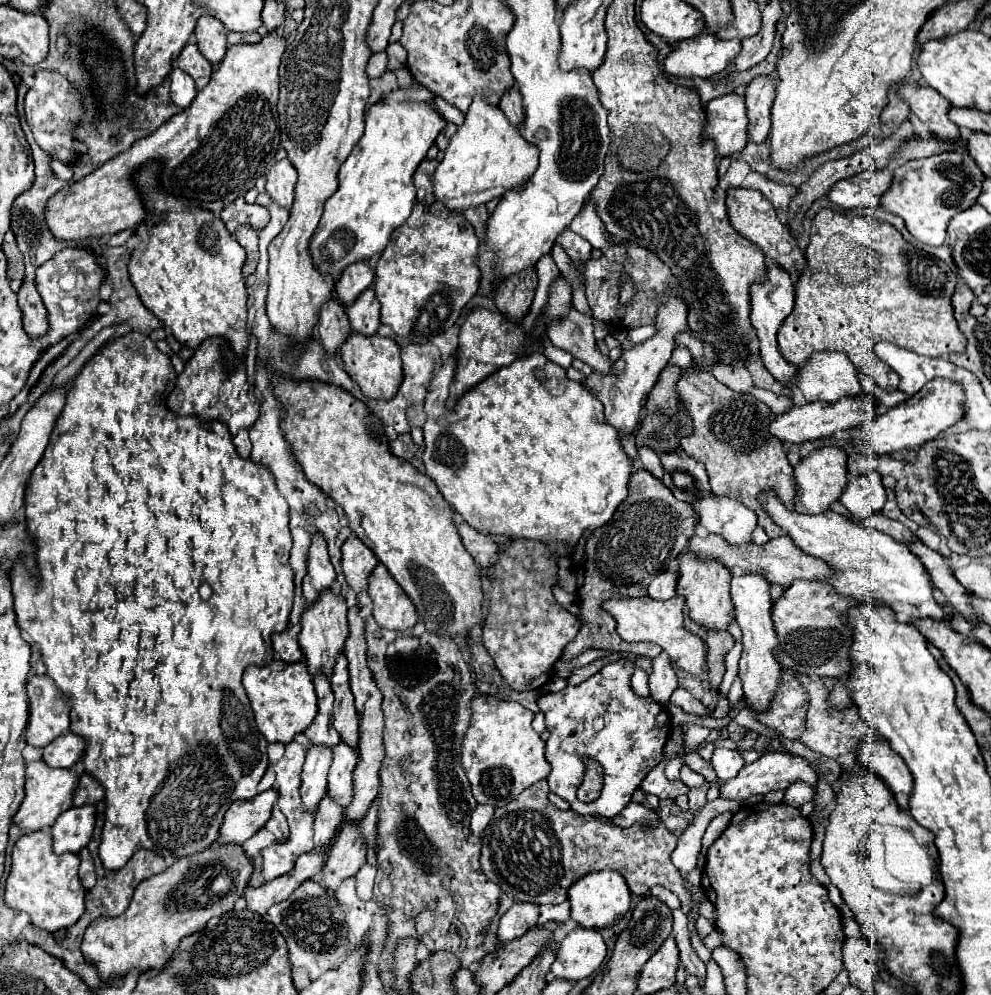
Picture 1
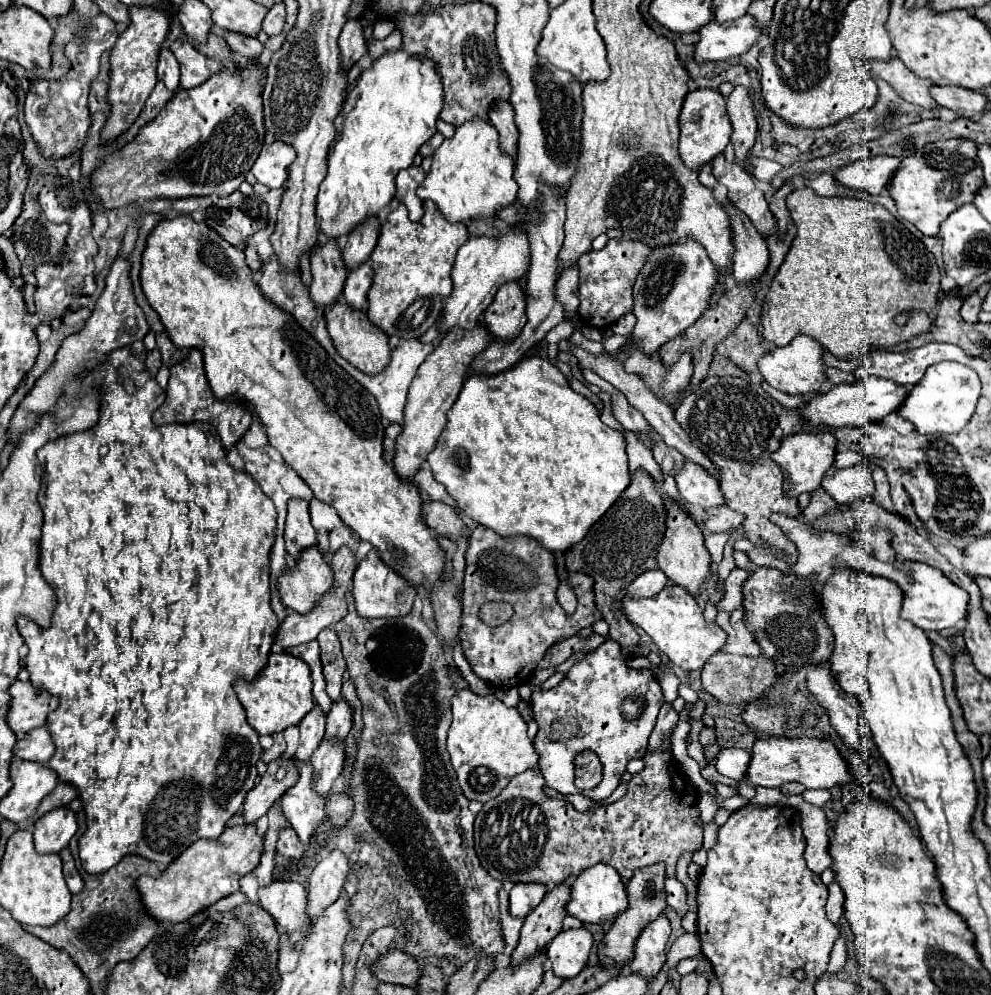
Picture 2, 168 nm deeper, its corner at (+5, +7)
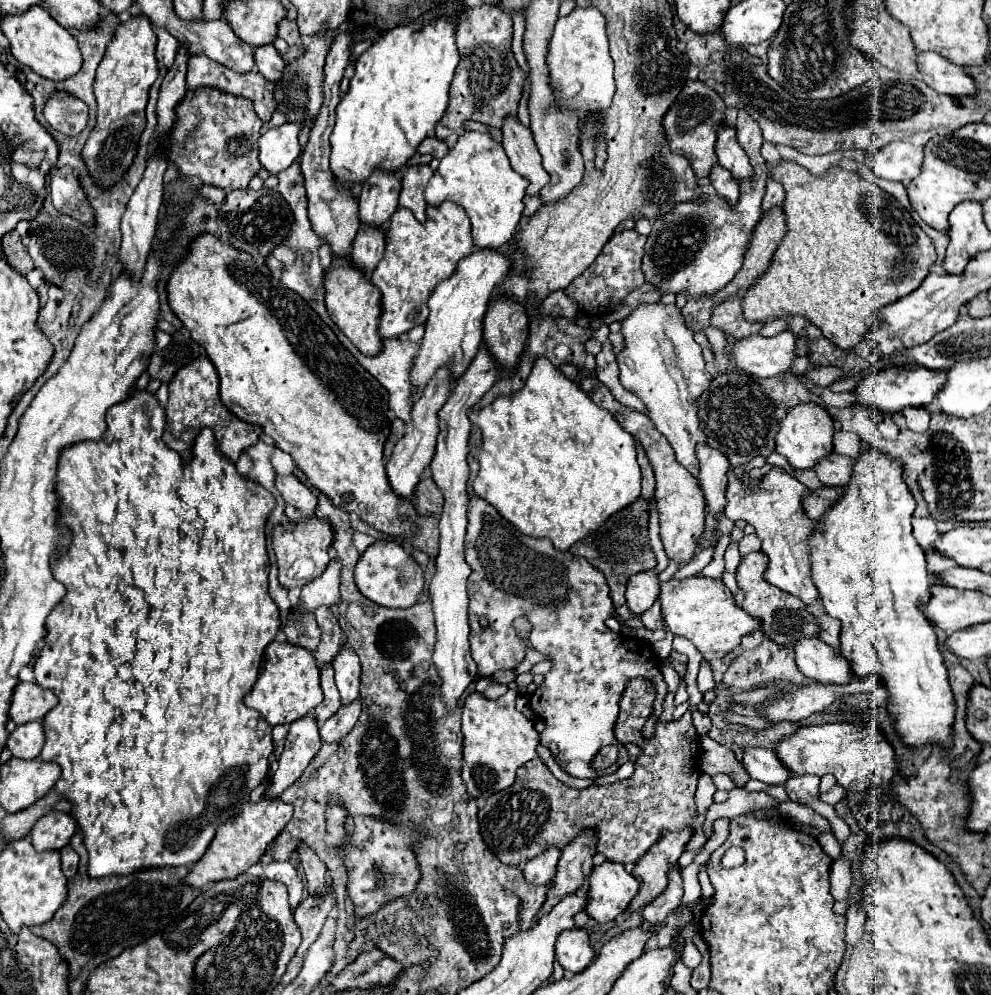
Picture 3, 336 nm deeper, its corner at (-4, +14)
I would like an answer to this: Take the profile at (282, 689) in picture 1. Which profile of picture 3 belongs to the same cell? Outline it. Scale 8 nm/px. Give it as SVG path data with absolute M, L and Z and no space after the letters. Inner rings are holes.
M271 642L265 650L263 670L245 696L245 706L257 710L271 726L277 724L291 724L311 710L315 710L323 702L323 692L319 686L319 668L315 656L305 648L287 642Z

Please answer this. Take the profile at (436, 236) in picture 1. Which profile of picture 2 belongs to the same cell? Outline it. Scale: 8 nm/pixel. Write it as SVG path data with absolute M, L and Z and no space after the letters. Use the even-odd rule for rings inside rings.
M424 201L424 217L420 223L412 223L408 219L406 207L400 203L396 211L388 213L388 217L382 223L378 243L370 255L370 263L374 269L372 287L368 291L368 319L372 325L386 331L388 337L402 337L402 339L416 339L426 329L430 329L442 309L442 299L452 293L452 279L450 271L454 267L454 255L462 243L468 239L468 229L464 223L450 223L442 213L438 213L438 207L434 201Z

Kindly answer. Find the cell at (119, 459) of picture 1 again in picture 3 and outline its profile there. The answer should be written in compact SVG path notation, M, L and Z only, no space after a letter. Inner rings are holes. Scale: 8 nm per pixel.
M133 390L123 402L115 404L113 408L107 410L107 432L99 438L99 440L85 440L85 442L77 442L77 444L71 444L69 448L63 448L61 450L61 456L59 456L59 466L57 466L57 486L55 486L55 494L59 498L59 524L63 528L69 530L71 534L71 546L69 548L61 548L59 552L55 552L51 556L51 570L53 570L53 576L55 580L59 580L61 584L65 584L67 588L67 594L65 598L53 608L51 612L51 618L47 618L47 636L45 636L45 644L49 650L41 650L39 652L39 658L35 662L35 680L41 688L47 688L51 690L57 698L59 698L59 704L47 712L45 720L43 720L43 726L45 726L45 748L41 752L41 760L45 762L57 762L61 766L61 778L57 780L55 784L55 792L65 792L65 798L69 802L73 802L73 816L77 818L81 830L83 830L83 840L85 840L85 848L89 852L89 876L93 878L101 878L101 876L111 876L111 874L131 874L135 870L143 870L143 868L161 868L161 866L189 866L189 864L195 864L203 852L207 850L209 842L213 840L215 836L215 830L221 822L233 818L237 812L239 812L239 804L243 808L243 804L249 802L249 794L253 788L257 788L261 784L261 780L267 776L267 770L269 770L269 754L273 752L273 742L271 742L271 726L255 712L255 710L249 710L245 704L243 704L243 696L253 688L257 676L259 676L259 670L261 670L261 664L263 664L263 656L265 656L265 648L275 640L275 634L281 630L281 618L279 618L279 608L277 604L271 600L267 588L269 588L269 582L267 582L267 564L269 564L269 556L267 556L267 548L265 548L265 524L267 524L267 518L269 514L275 510L275 498L265 490L261 488L259 484L253 482L247 482L245 476L241 476L235 468L235 464L223 456L223 452L219 450L219 444L215 440L215 434L211 432L211 428L203 428L203 432L195 438L193 442L193 448L191 448L191 460L183 460L179 456L179 452L171 450L163 440L163 428L165 428L165 410L161 408L159 400L155 394L147 392L147 390Z

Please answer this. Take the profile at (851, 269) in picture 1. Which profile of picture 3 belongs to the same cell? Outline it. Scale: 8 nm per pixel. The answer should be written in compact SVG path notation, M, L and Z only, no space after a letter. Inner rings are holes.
M781 160L769 174L783 182L787 194L783 210L789 230L775 252L771 268L747 290L743 298L743 314L749 322L761 324L769 318L803 316L837 348L849 350L877 324L875 312L879 308L893 304L921 286L929 268L937 260L933 242L893 196L869 184L857 172L831 168L823 178L817 178L807 172L807 168Z

